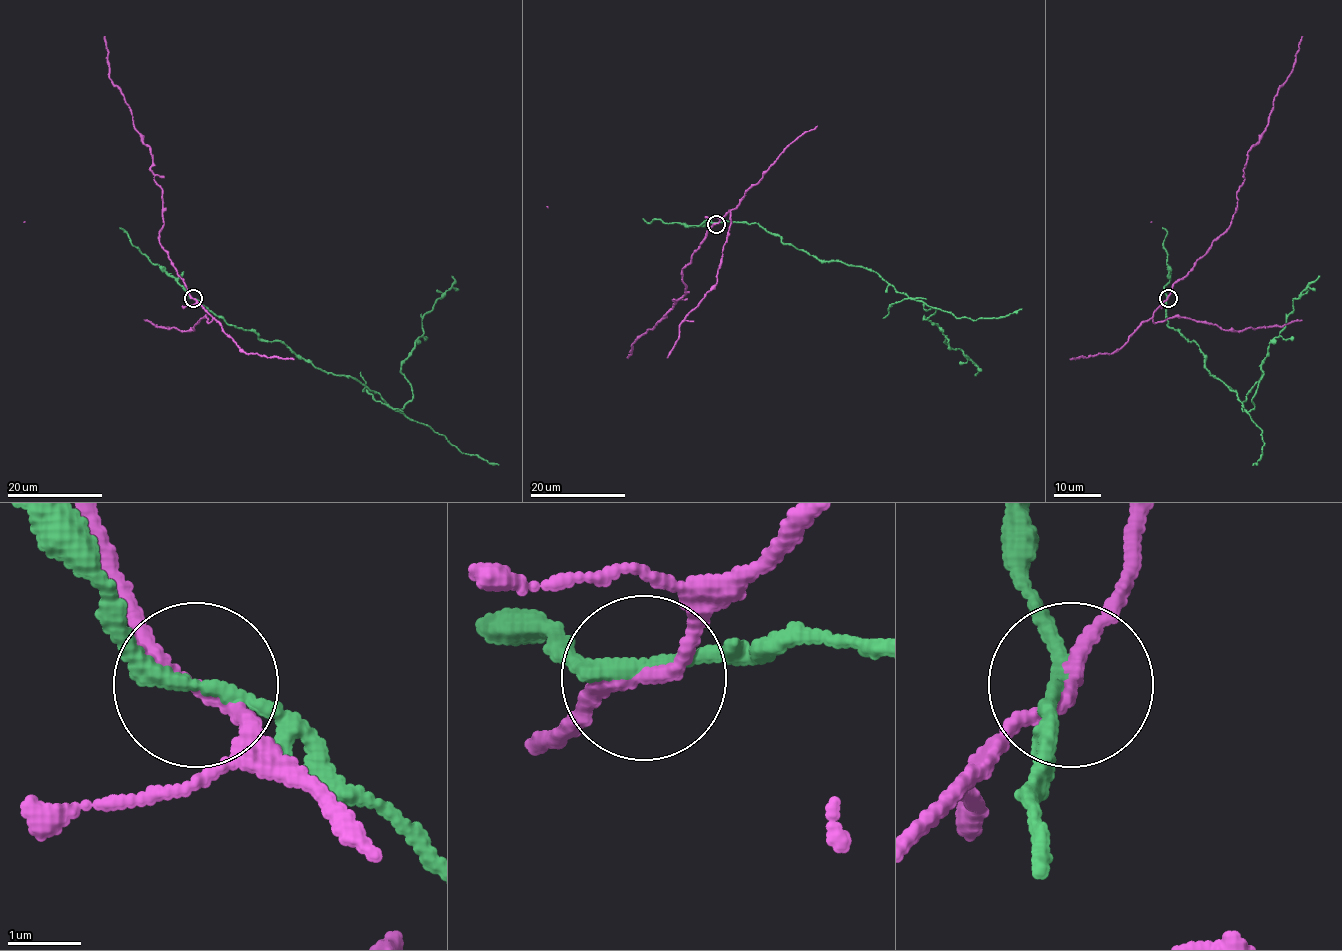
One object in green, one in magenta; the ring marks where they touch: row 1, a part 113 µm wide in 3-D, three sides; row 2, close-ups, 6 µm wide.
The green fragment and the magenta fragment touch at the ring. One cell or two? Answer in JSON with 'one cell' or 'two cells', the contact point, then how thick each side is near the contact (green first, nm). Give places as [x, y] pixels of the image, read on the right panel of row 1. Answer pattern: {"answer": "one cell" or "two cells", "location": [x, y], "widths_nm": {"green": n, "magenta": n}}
{"answer": "two cells", "location": [1168, 298], "widths_nm": {"green": 200, "magenta": 200}}

